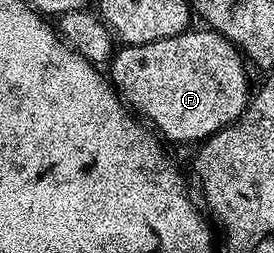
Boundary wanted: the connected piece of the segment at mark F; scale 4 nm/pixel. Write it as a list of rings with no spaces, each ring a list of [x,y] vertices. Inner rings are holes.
[[[192,27],[186,33],[178,33],[172,37],[157,39],[153,43],[145,43],[144,45],[123,45],[109,62],[109,70],[111,69],[111,73],[109,72],[109,81],[110,84],[114,85],[115,92],[122,96],[132,113],[142,118],[167,143],[170,143],[170,141],[195,141],[194,143],[202,143],[208,137],[212,137],[217,130],[223,129],[226,125],[231,124],[232,121],[237,120],[243,114],[244,109],[247,108],[249,100],[249,92],[247,93],[248,62],[245,60],[243,54],[240,53],[239,48],[228,37],[222,37],[221,34],[215,32],[210,27],[202,28]]]

